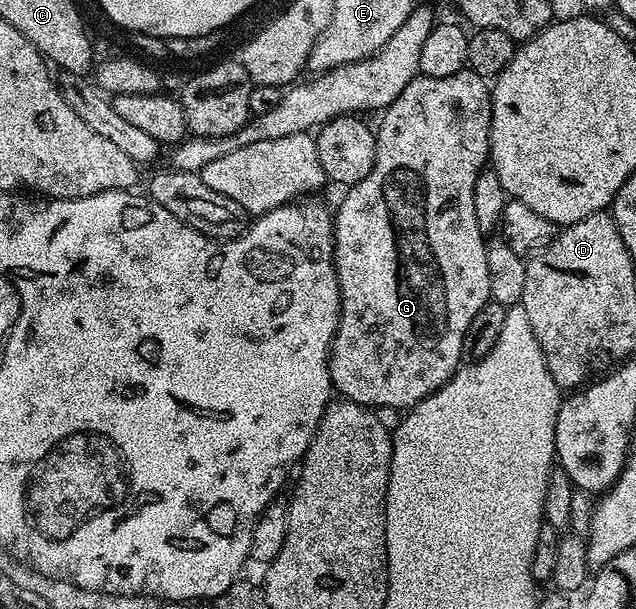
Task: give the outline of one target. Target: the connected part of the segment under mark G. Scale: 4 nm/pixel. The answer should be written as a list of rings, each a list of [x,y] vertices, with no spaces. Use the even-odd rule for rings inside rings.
[[[470,69],[459,70],[454,72],[454,76],[442,76],[441,78],[425,78],[417,76],[410,80],[410,84],[406,84],[403,90],[396,99],[389,105],[388,109],[379,115],[380,127],[375,127],[374,133],[376,136],[376,159],[374,160],[374,168],[370,168],[370,176],[366,176],[366,180],[362,180],[358,184],[347,187],[344,199],[340,202],[340,207],[335,207],[334,210],[334,225],[332,235],[336,241],[336,251],[334,252],[334,264],[336,265],[336,275],[338,276],[338,284],[340,285],[340,323],[336,329],[336,335],[332,341],[332,353],[328,356],[328,367],[330,368],[330,376],[332,377],[333,387],[337,391],[340,390],[345,399],[349,402],[356,402],[360,406],[369,408],[377,408],[382,405],[389,405],[401,412],[407,411],[413,406],[417,406],[426,396],[430,396],[438,388],[442,388],[442,384],[449,382],[462,362],[462,340],[466,336],[466,328],[470,328],[470,320],[474,320],[474,316],[478,316],[478,312],[491,299],[490,290],[490,268],[488,267],[488,251],[489,247],[484,246],[486,235],[478,228],[478,220],[474,220],[474,184],[478,180],[478,176],[489,165],[490,151],[490,132],[492,131],[492,91],[489,83],[482,77],[478,76]]]

